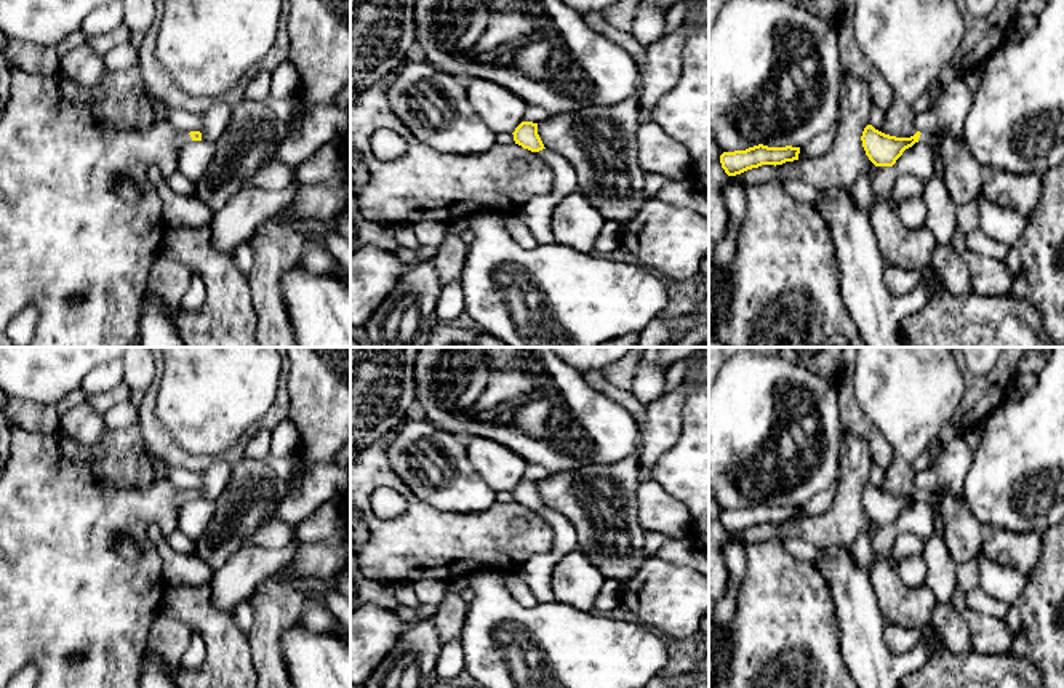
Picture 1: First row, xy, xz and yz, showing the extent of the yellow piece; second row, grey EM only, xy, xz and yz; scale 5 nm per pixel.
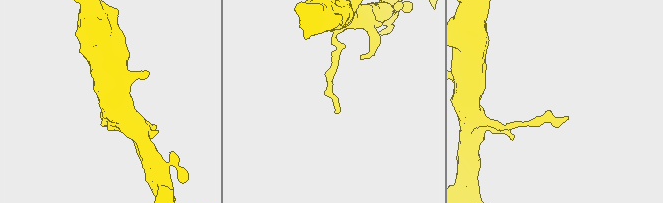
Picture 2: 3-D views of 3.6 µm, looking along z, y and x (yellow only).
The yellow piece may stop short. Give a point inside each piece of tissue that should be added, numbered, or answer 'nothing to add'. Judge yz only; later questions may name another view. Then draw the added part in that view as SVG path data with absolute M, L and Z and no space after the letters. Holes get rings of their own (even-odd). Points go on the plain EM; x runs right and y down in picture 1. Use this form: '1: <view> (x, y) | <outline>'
1: yz (941, 568) | M922 491L918 501L930 506L934 520L934 534L926 541L922 552L928 565L925 584L934 592L938 603L952 605L957 589L955 562L946 546L939 499L933 493Z

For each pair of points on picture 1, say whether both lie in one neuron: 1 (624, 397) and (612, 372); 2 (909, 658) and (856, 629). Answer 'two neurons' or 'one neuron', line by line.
1: two neurons
2: one neuron

